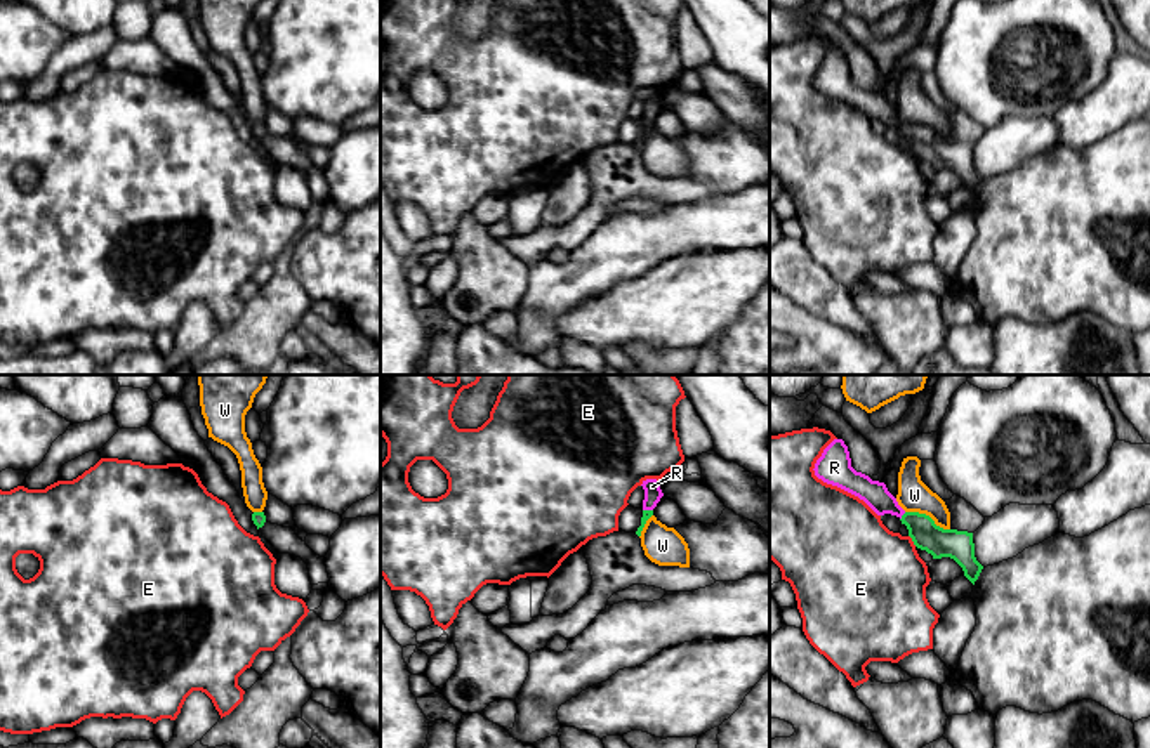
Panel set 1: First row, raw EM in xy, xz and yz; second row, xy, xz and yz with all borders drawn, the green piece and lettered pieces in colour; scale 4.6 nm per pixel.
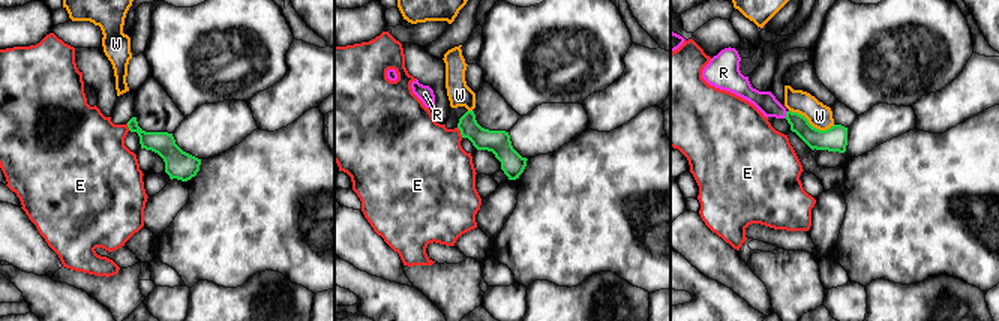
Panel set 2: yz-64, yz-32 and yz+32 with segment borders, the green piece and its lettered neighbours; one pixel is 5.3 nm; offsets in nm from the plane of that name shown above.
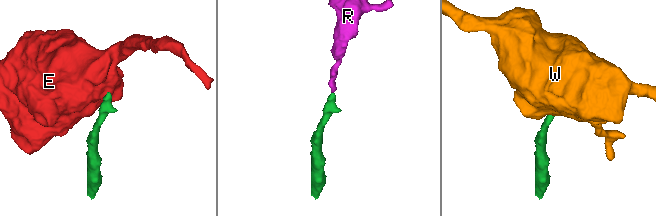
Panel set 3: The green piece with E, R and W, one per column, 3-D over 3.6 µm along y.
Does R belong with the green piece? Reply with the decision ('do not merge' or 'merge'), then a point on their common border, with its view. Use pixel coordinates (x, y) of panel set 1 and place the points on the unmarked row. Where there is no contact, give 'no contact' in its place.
merge; meets green in yz at (902, 127)

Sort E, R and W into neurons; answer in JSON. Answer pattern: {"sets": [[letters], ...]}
{"sets": [["E"], ["R"], ["W"]]}

